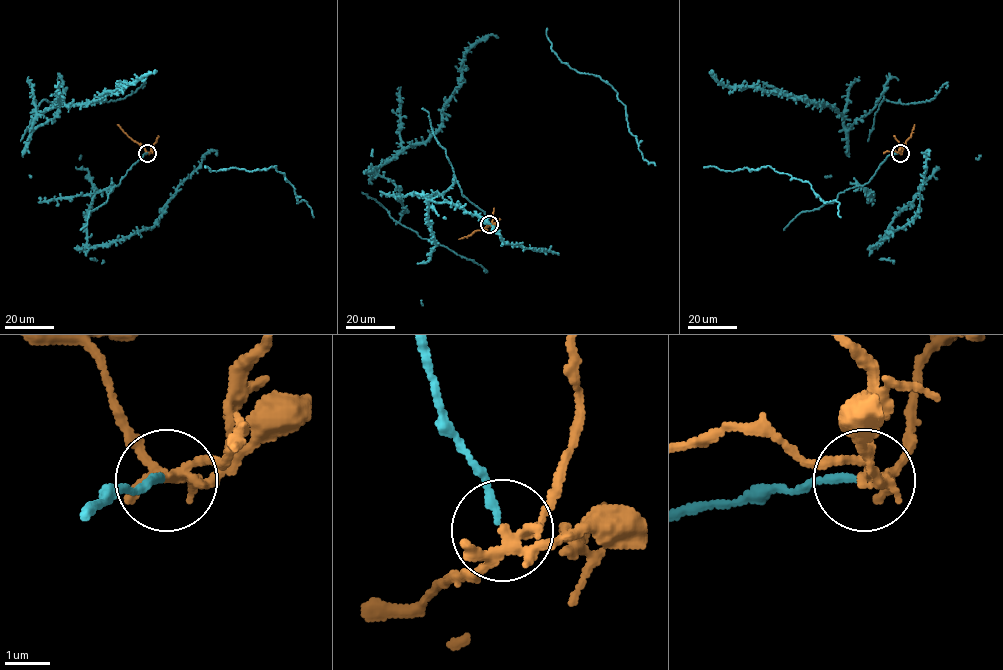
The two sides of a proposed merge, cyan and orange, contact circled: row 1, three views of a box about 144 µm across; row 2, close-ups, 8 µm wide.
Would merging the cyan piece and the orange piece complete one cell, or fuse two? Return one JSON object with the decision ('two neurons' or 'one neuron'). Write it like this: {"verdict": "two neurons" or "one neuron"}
{"verdict": "two neurons"}

